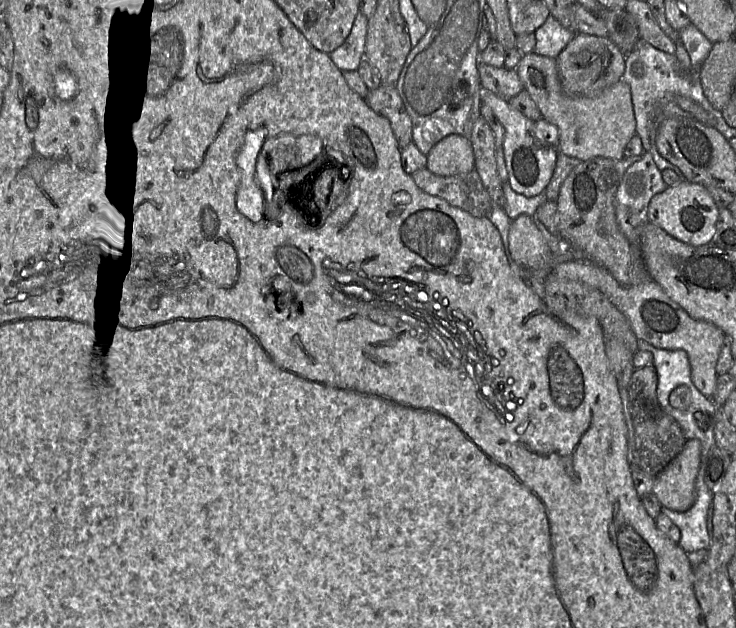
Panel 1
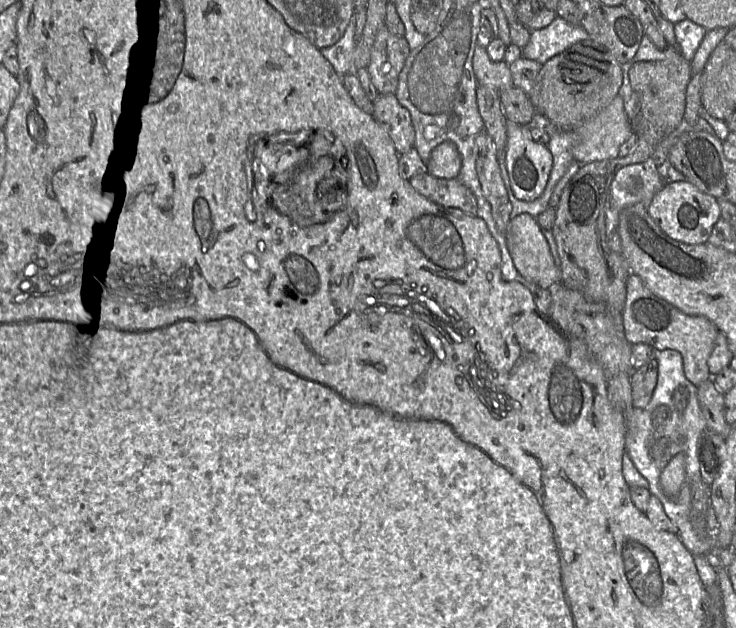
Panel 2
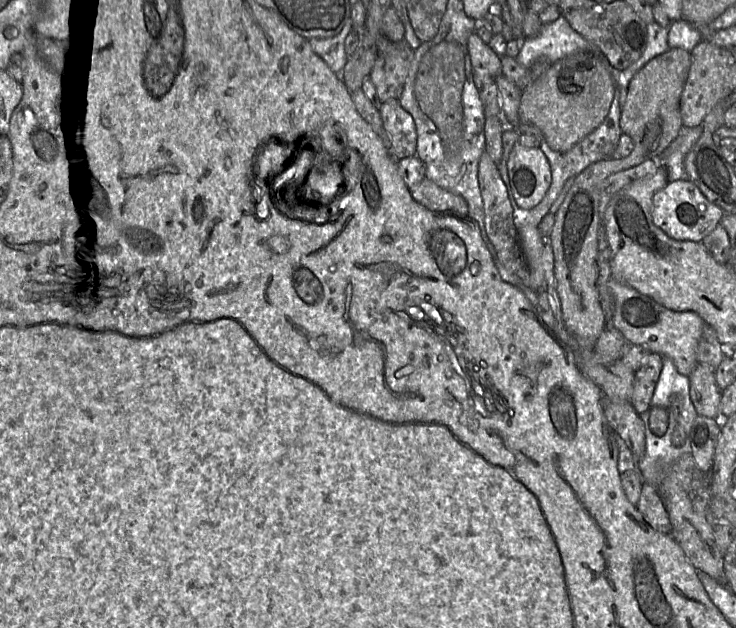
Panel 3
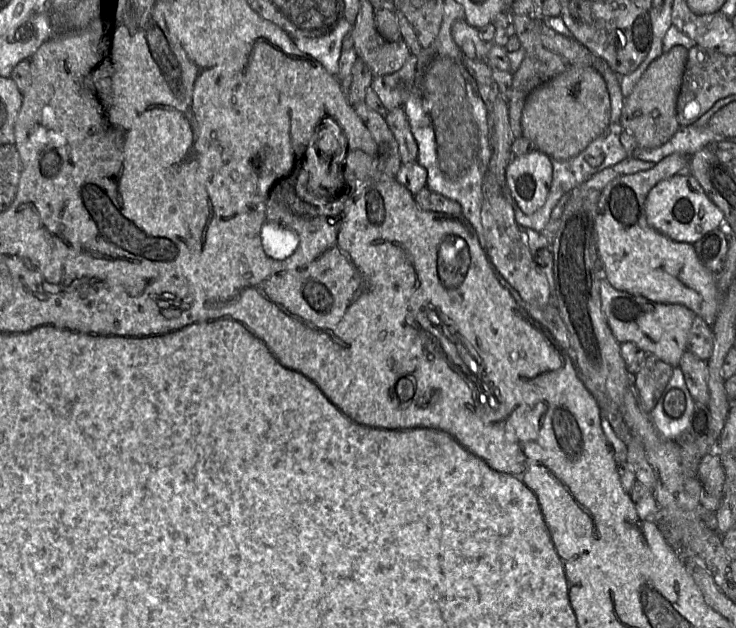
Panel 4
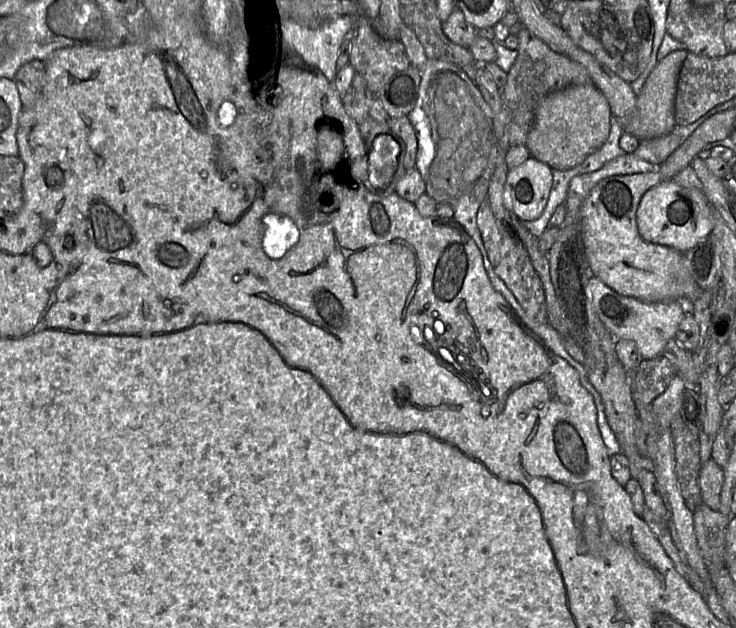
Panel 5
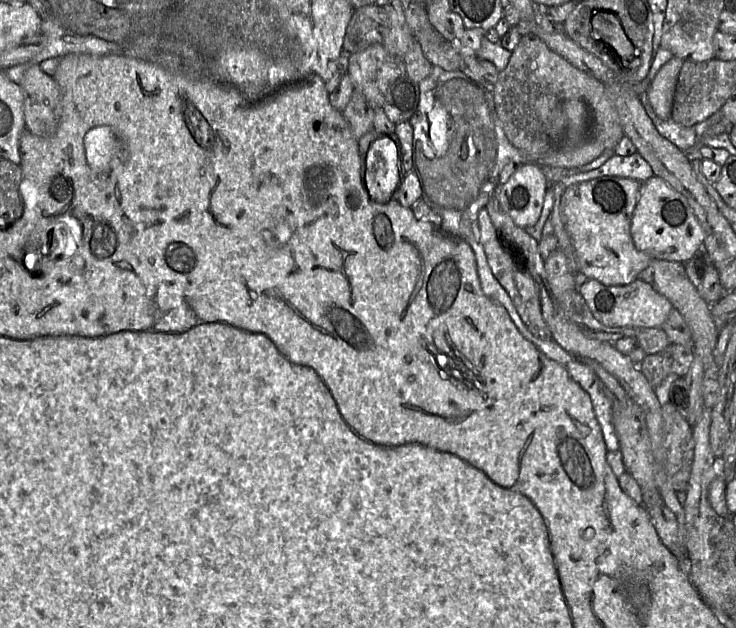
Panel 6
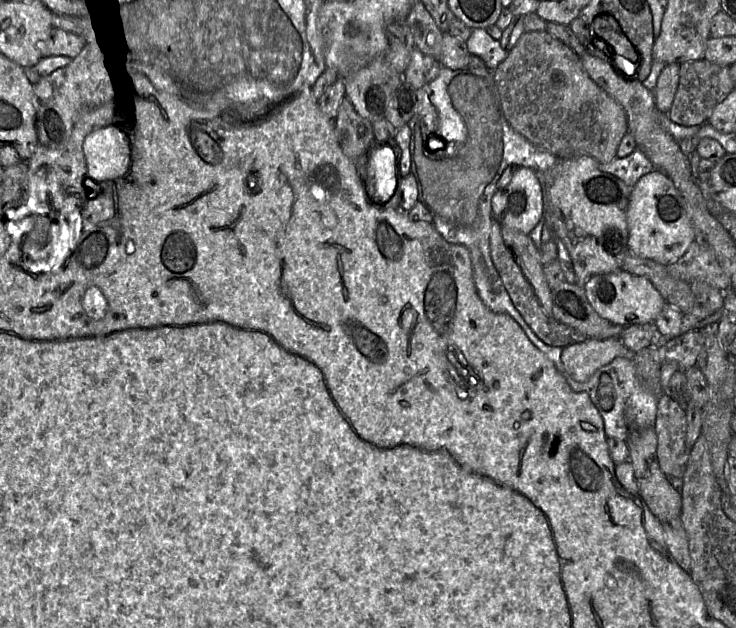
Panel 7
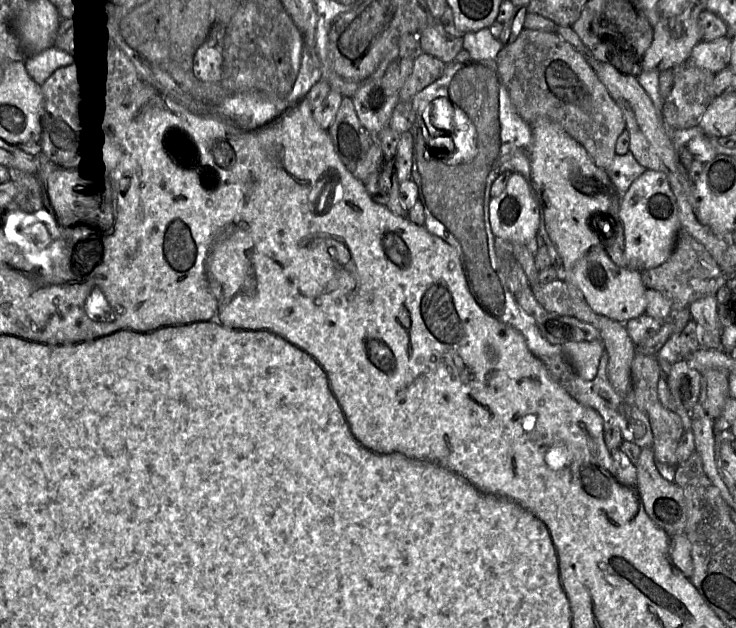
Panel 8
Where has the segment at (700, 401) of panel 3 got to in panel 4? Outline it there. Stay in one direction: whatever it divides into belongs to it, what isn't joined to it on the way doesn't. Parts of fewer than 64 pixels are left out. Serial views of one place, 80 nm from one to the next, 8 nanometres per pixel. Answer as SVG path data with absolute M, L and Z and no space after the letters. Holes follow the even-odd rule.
M686 351L681 357L678 368L683 373L688 392L694 402L707 406L709 402L709 373L706 362Z

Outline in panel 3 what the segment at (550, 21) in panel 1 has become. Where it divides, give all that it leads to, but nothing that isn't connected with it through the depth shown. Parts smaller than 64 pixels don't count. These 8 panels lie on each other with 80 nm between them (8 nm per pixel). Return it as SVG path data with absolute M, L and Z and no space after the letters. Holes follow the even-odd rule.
M560 15L555 21L543 24L535 37L523 39L515 59L528 69L537 60L554 63L585 49L594 55L602 55L596 46L576 32Z

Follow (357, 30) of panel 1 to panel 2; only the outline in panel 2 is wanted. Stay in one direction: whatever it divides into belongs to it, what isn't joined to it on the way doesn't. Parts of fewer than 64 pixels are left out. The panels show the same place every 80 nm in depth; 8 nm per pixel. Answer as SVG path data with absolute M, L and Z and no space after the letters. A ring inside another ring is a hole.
M353 16L340 40L332 46L320 49L321 54L330 62L340 76L355 73L353 68L353 55L358 42L354 37L355 27Z

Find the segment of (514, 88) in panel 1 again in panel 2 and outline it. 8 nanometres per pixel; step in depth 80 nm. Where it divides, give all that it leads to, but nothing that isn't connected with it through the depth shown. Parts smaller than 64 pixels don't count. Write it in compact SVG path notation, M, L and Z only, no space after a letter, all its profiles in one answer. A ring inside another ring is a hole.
M477 45L473 55L473 71L478 84L502 90L513 86L509 65L505 61L492 61L487 50Z

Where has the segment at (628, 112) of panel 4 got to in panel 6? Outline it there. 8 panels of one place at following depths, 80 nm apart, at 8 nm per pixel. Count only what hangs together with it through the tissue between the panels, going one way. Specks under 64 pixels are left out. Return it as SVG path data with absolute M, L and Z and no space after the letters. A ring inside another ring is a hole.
M672 56L659 69L645 93L647 103L661 119L671 118L676 84L682 64L681 58Z

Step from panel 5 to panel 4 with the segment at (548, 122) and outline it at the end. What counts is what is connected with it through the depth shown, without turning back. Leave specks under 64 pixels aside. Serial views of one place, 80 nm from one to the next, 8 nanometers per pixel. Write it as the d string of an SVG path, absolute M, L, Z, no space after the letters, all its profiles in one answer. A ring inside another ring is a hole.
M570 64L561 74L534 89L526 98L521 118L525 138L552 159L565 161L577 156L608 127L611 115L610 96L603 76L594 68Z

